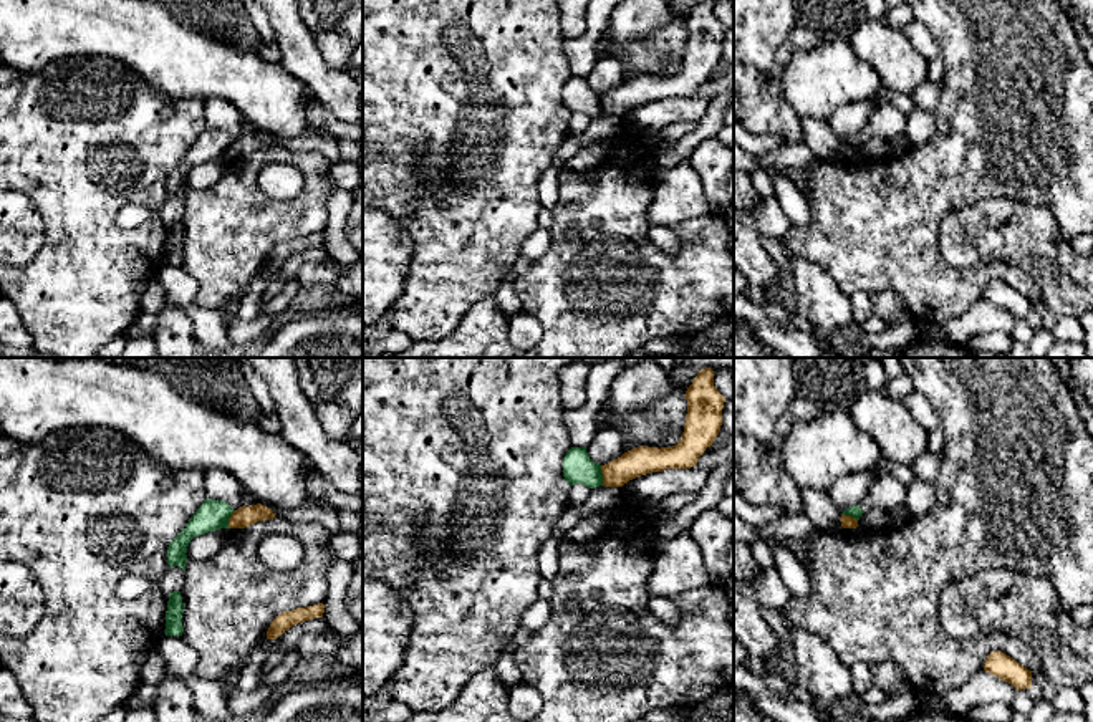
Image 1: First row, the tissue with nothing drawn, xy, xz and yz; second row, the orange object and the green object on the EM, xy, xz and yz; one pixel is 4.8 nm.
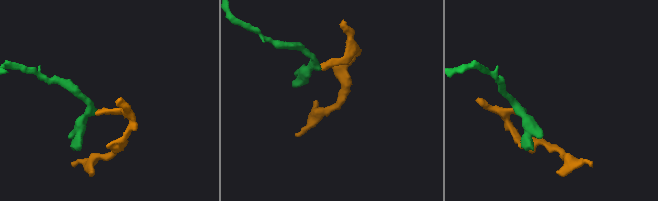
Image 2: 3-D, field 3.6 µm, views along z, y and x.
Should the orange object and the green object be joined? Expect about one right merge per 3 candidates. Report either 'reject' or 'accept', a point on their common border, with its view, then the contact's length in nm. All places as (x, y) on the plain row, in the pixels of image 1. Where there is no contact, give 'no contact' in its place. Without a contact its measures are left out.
reject | xz (603, 105) | 100 nm

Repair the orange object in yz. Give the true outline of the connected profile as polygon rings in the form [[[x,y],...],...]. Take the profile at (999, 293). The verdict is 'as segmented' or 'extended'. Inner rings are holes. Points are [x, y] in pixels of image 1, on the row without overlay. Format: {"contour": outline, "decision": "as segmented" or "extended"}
{"contour": [[[992,280],[984,291],[984,300],[1012,313],[1017,320],[1032,316],[1032,300],[1005,282]]], "decision": "as segmented"}

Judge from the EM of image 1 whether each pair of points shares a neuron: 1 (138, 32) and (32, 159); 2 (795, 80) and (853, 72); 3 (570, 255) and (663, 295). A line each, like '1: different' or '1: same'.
1: different
2: same
3: same

